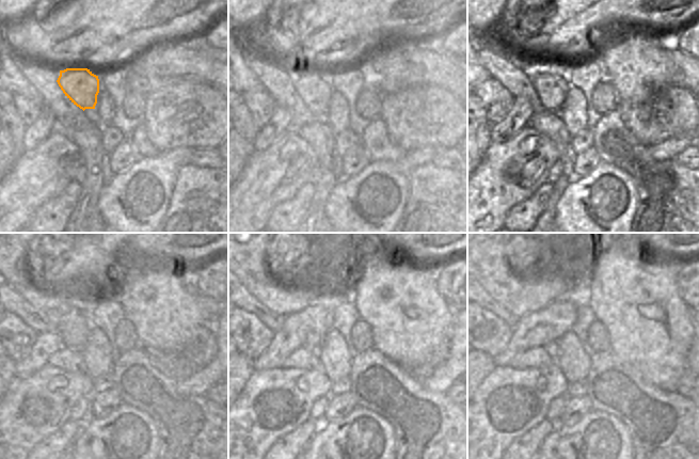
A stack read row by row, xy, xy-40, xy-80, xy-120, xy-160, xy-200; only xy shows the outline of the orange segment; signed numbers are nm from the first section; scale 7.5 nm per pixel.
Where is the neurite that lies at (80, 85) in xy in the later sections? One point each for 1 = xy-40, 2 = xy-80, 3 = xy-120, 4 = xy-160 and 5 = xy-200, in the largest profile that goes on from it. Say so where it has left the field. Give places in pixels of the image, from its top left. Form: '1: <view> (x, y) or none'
1: xy-40 (313, 85)
2: xy-80 (551, 84)
3: xy-120 (74, 326)
4: xy-160 (313, 342)
5: xy-200 (552, 348)

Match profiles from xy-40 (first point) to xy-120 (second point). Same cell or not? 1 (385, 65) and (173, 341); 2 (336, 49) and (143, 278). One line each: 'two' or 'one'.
1: one
2: two

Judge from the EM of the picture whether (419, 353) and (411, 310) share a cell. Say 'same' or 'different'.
same

